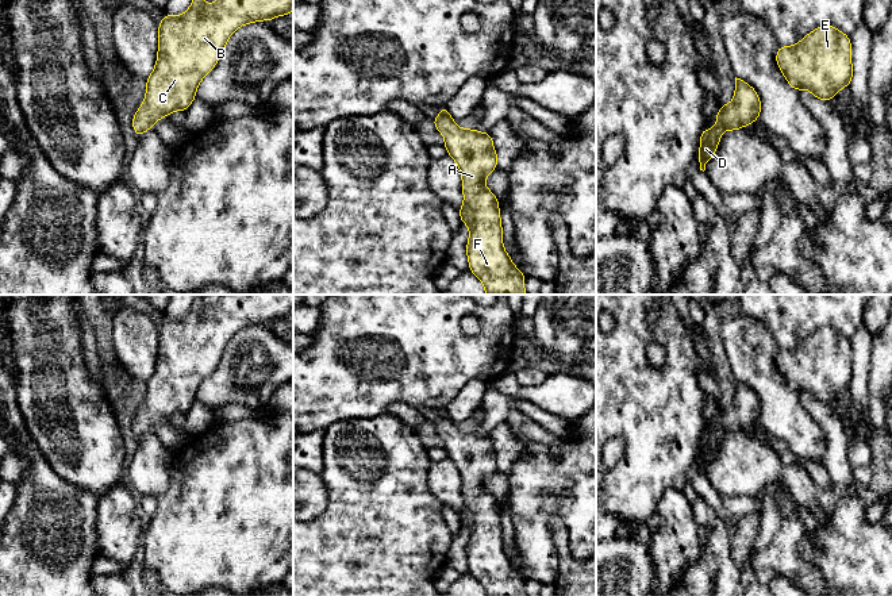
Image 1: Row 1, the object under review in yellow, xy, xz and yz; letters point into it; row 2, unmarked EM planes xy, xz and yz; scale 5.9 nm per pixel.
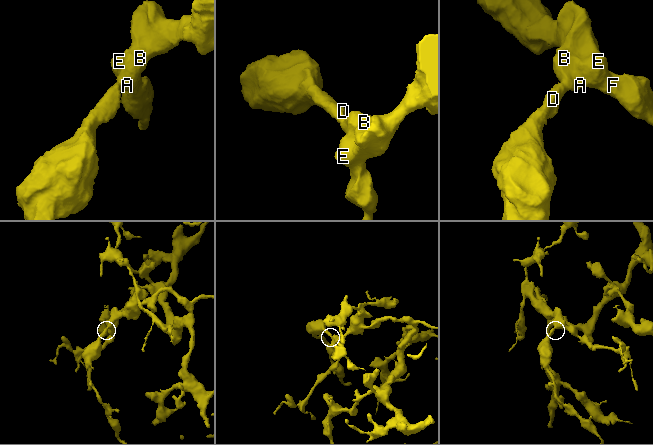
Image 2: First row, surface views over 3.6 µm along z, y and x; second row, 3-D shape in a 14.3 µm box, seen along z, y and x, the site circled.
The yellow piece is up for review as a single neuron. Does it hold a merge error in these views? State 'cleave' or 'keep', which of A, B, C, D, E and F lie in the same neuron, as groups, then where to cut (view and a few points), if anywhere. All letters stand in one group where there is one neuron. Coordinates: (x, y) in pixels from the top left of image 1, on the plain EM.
keep | A B C D E F | no cut

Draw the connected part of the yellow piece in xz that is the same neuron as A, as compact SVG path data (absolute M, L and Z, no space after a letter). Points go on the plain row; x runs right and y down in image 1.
M445 408L441 409L441 415L432 422L432 426L445 439L443 449L461 473L464 507L458 514L461 527L465 526L469 528L466 547L469 573L482 585L485 596L526 596L526 578L512 566L512 561L504 553L499 501L484 485L497 470L497 455L493 450L491 437L478 435L477 431L458 430Z

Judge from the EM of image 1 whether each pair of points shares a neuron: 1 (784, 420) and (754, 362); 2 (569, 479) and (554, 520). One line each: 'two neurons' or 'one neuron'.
1: one neuron
2: two neurons

